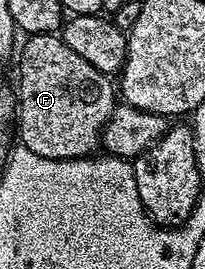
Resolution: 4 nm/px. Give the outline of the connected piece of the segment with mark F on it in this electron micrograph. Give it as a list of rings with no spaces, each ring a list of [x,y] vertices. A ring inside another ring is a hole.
[[[33,33],[20,53],[18,86],[18,141],[23,148],[55,161],[69,161],[97,152],[104,125],[118,105],[111,76],[86,63],[66,47],[56,33]]]

